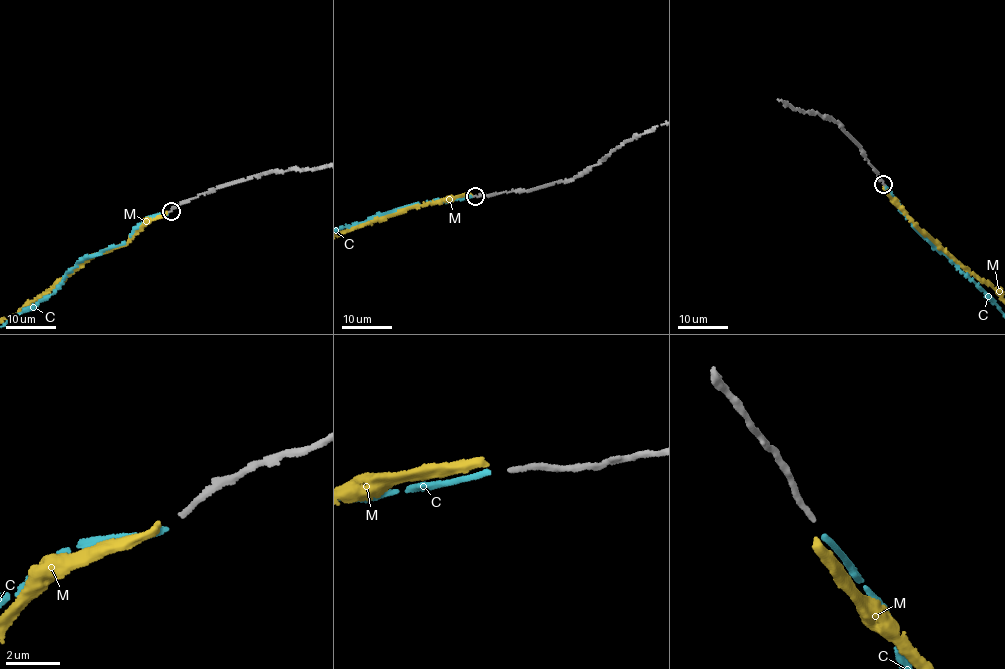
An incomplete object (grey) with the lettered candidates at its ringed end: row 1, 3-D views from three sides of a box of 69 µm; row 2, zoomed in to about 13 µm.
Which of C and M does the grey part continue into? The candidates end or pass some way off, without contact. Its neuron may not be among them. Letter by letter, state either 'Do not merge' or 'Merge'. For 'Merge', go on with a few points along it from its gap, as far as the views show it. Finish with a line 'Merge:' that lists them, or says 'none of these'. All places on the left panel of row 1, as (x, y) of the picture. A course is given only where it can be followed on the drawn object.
C: Merge
M: Do not merge
Merge: C

